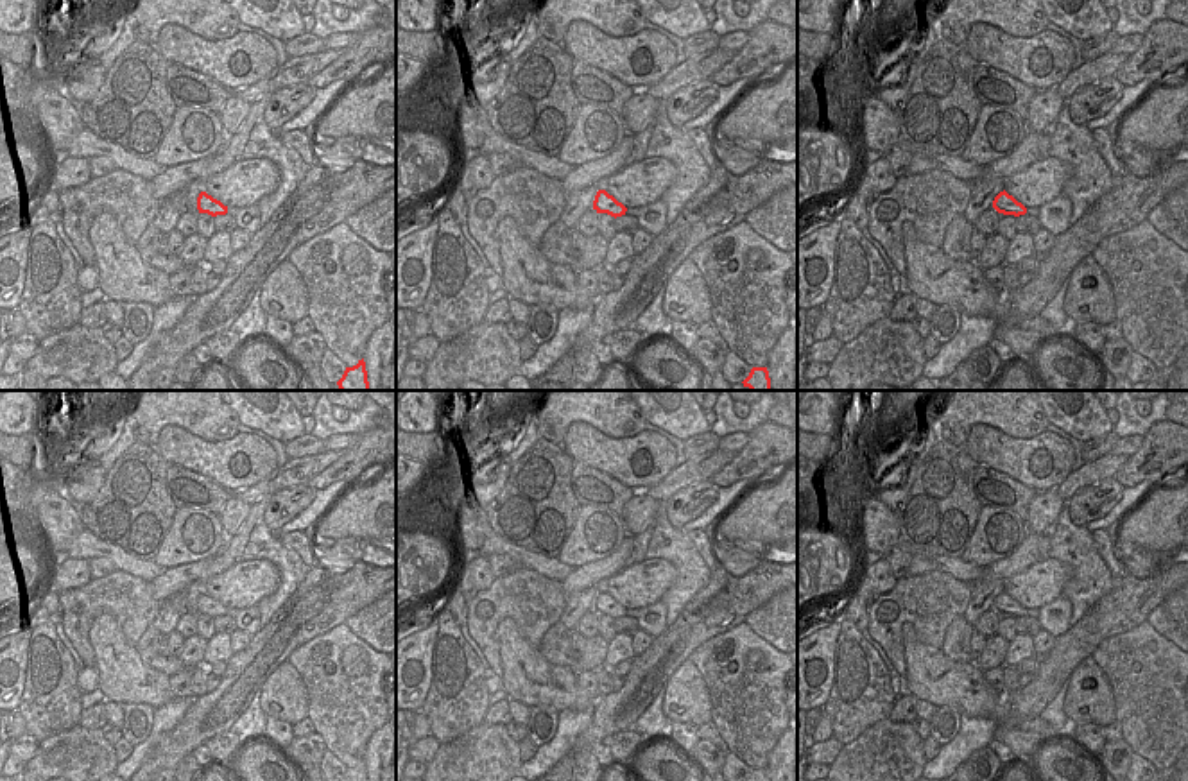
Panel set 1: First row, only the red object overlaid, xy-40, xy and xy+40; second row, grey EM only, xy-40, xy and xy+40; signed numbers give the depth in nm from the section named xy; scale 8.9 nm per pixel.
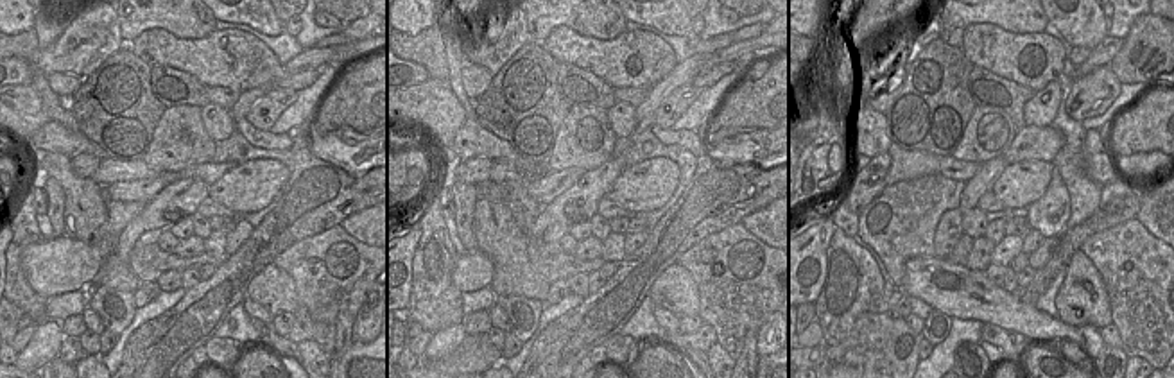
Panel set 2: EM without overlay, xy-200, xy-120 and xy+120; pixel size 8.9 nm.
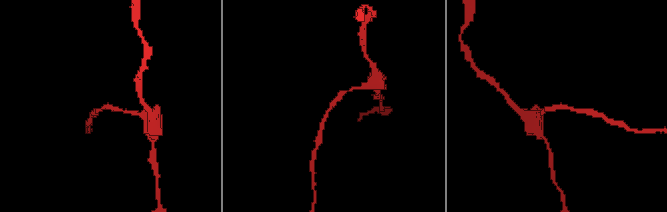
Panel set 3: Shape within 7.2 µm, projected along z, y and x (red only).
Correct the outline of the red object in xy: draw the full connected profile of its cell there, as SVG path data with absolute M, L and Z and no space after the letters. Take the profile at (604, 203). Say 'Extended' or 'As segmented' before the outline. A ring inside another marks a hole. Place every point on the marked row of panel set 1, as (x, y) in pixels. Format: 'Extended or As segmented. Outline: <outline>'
As segmented. Outline: M606 190L597 192L593 210L597 213L607 213L615 219L625 215L627 211L627 208L622 202L618 202L613 195L609 195Z

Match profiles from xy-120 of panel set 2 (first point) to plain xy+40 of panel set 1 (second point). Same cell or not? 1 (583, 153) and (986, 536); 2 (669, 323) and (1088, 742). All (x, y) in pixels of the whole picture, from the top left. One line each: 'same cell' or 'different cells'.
1: same cell
2: same cell

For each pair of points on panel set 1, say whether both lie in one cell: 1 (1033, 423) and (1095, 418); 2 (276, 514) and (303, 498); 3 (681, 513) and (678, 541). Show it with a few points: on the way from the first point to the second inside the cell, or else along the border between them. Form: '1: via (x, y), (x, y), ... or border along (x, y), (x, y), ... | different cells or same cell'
1: border along (1041, 409), (1049, 421) | different cells
2: via (284, 507), (296, 498) | same cell
3: border along (665, 502), (667, 520), (681, 529) | different cells

